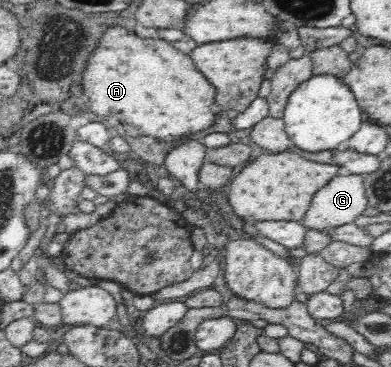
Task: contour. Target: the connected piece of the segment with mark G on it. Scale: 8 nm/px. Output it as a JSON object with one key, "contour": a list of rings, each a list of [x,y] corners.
{"contour":[[[336,176],[318,190],[301,222],[306,229],[328,232],[354,223],[368,206],[364,176]]]}

